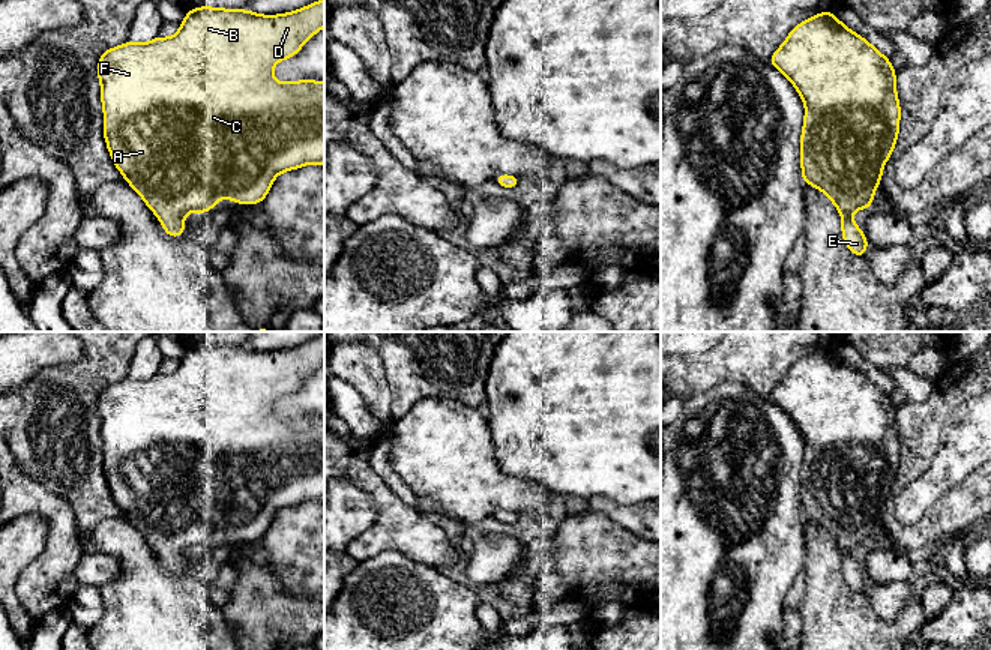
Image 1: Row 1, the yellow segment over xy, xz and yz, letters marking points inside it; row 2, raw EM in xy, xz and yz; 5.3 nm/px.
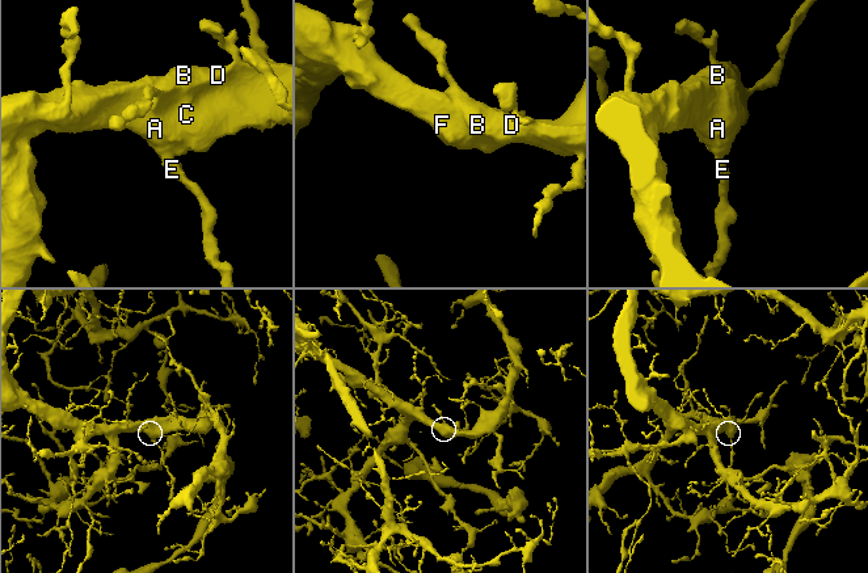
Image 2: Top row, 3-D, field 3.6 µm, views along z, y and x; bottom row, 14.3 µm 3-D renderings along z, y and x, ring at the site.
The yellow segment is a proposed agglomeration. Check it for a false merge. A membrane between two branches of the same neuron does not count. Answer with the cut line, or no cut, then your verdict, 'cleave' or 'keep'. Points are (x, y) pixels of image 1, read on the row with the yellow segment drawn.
no cut; keep

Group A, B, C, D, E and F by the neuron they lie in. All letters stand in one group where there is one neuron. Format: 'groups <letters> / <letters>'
groups A B C D E F

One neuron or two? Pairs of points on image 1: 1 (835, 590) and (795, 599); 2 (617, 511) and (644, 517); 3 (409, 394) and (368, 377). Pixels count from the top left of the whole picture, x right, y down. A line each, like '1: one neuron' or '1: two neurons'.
1: two neurons
2: one neuron
3: two neurons

